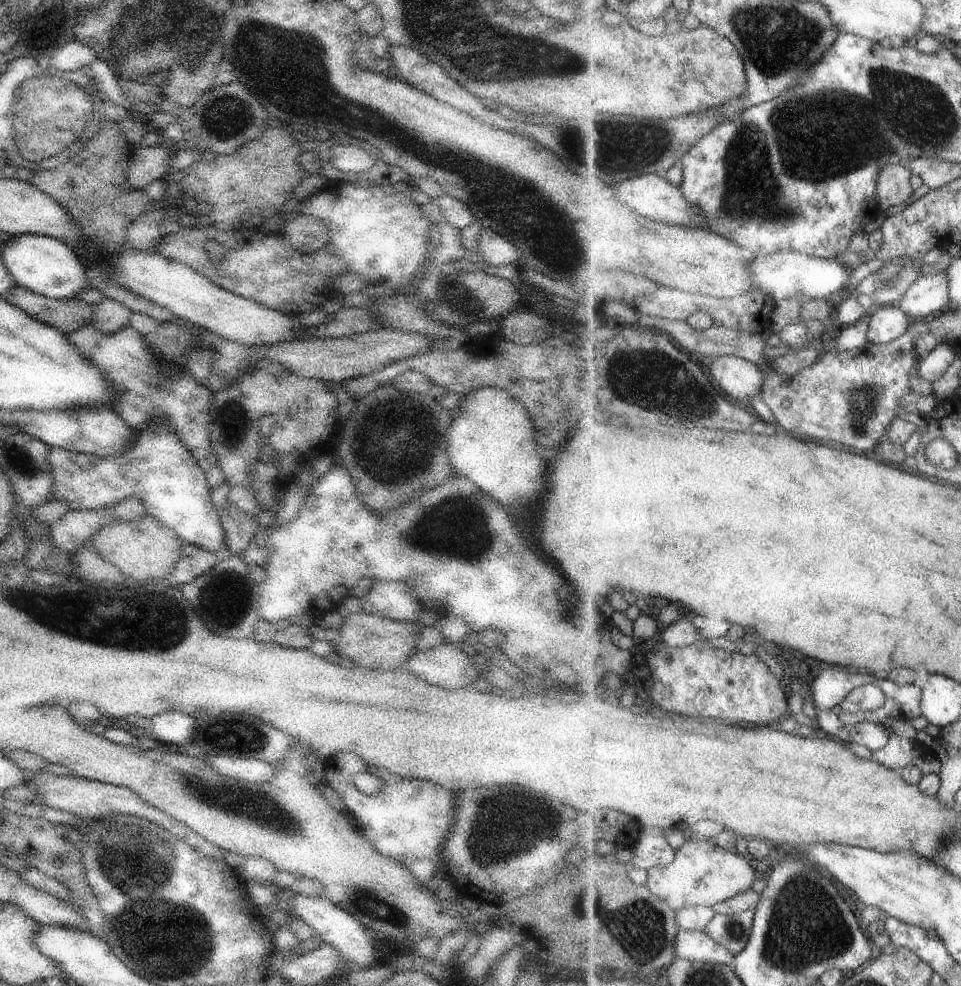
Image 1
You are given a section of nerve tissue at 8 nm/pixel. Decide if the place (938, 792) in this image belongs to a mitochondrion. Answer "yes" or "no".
no

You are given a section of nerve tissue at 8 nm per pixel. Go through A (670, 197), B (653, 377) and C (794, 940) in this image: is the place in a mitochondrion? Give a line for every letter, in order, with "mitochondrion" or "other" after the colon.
A: other
B: mitochondrion
C: mitochondrion

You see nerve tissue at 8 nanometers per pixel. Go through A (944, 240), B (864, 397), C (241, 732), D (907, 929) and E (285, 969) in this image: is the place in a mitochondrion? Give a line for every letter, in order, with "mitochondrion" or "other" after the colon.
A: other
B: mitochondrion
C: mitochondrion
D: other
E: other

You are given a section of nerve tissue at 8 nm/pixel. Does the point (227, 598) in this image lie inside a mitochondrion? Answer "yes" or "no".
yes

